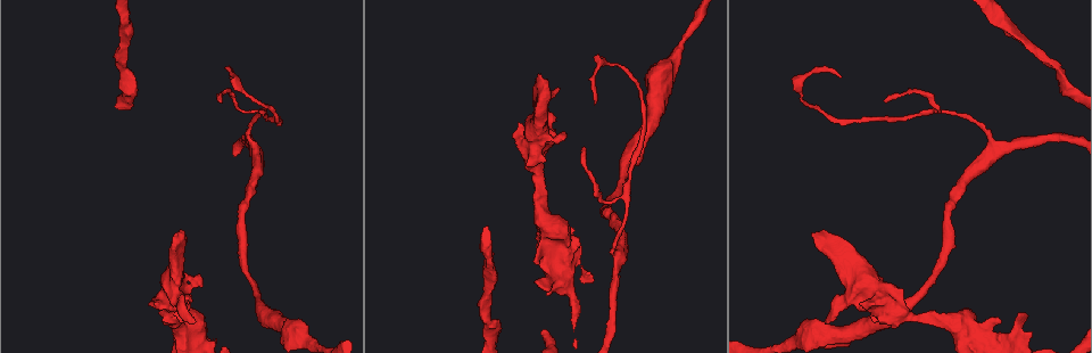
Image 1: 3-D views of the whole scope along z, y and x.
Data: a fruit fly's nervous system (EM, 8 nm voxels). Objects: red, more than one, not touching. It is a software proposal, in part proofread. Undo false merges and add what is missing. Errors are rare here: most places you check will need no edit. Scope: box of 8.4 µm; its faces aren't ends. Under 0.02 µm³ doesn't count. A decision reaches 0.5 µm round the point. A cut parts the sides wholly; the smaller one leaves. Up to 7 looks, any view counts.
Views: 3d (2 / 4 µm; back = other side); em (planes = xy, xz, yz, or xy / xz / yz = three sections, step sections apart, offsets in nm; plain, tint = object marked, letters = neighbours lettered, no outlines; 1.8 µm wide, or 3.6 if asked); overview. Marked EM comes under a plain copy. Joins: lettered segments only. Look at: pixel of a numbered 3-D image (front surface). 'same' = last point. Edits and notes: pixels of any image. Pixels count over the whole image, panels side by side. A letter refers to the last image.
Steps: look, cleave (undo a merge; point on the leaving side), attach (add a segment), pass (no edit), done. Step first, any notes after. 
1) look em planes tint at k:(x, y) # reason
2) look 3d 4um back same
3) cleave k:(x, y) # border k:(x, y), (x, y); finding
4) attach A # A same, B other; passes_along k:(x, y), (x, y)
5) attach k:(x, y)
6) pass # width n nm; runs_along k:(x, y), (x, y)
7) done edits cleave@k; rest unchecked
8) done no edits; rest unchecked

look em planes letters at 1:(541, 76) # thick end

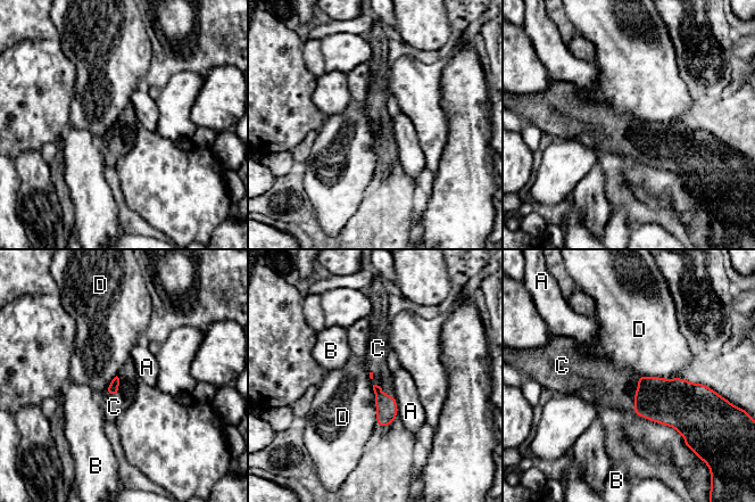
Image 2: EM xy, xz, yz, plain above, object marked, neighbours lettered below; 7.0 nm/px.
attach C # A other, B other, C same, D other; passes_along 2:(669, 402), (635, 395), (603, 383); it goes on there

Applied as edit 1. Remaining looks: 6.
look 3d 2um at 1:(902, 289) # branch stops here

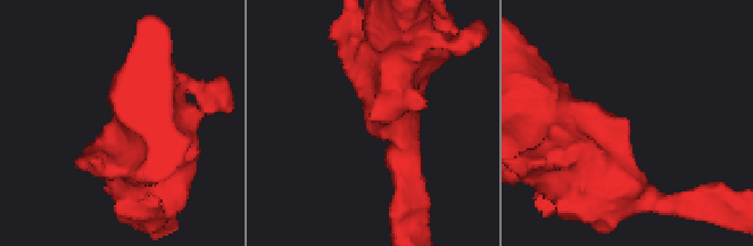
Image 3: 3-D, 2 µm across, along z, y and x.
look em yz step 16 letters at 3:(623, 120) # now the EM

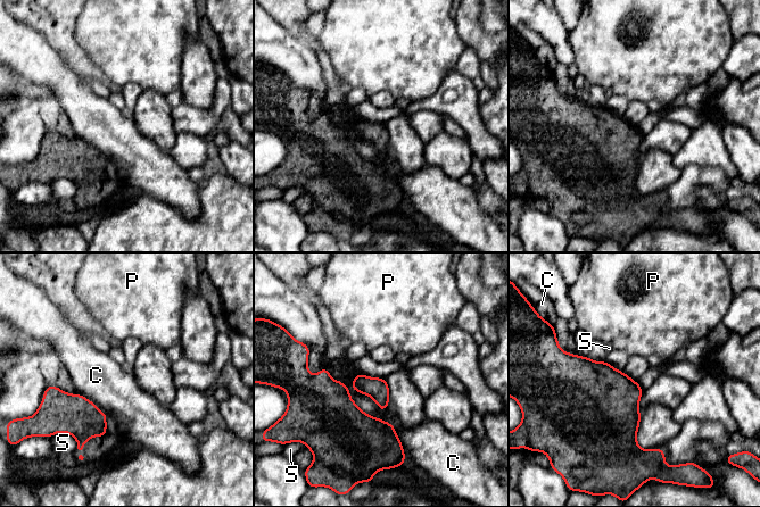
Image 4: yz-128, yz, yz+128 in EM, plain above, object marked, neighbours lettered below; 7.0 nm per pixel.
look em planes letters same # cut it another way

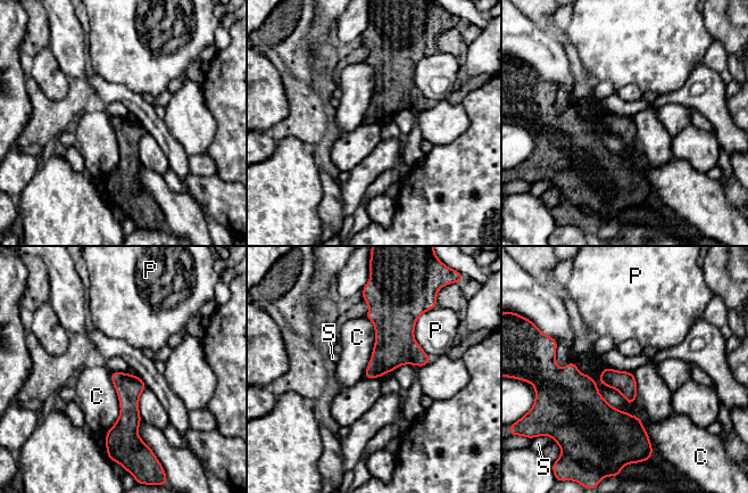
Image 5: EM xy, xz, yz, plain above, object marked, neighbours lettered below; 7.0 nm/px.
pass # C other, P other, S other; border 5:(570, 360), (640, 419), (653, 449); no lettered segment goes on from it

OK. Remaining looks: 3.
look 3d 4um at 1:(194, 321) # free end

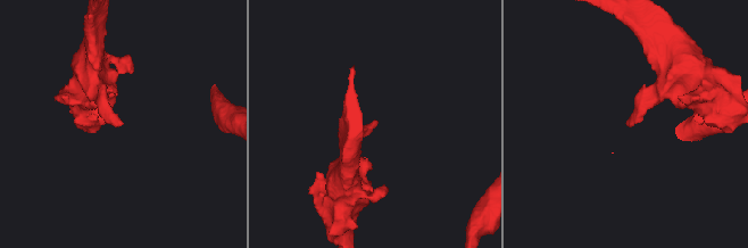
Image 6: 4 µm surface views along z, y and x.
look em yz step 4 tint at 6:(376, 121)

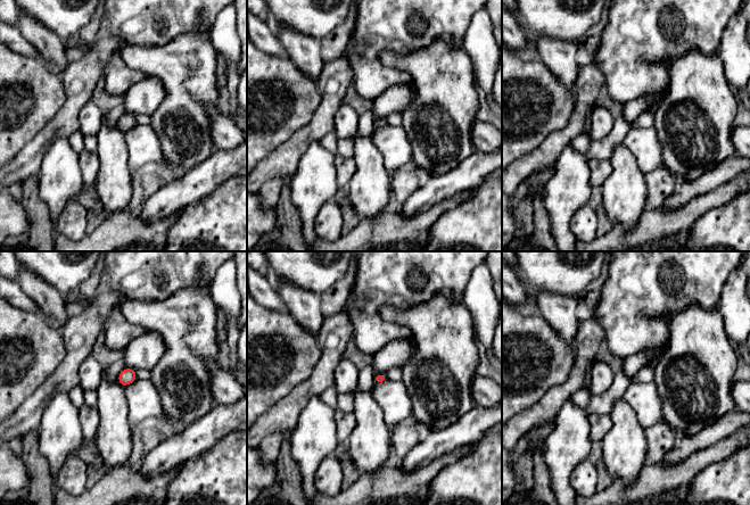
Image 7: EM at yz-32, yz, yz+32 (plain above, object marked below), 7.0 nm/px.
look em planes letters same

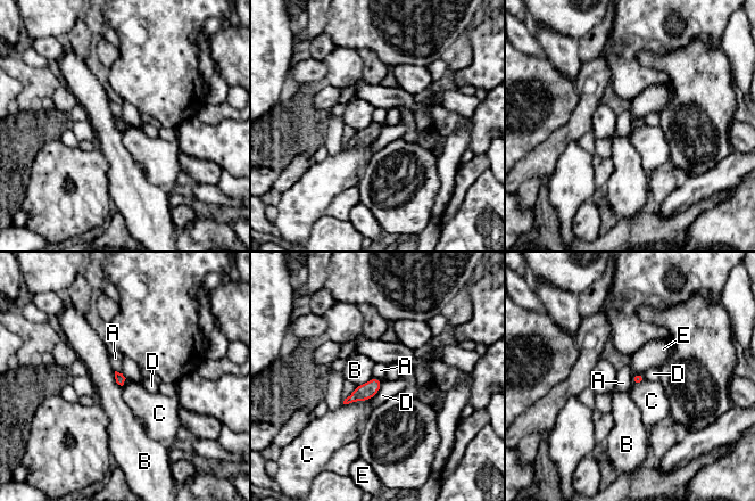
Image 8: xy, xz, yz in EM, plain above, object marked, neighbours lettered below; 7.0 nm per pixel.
pass # A other, B other, C other, D other, E other; border 8:(373, 376), (381, 380); none of them fits

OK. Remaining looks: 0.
done edits attach@2; rest unchecked

